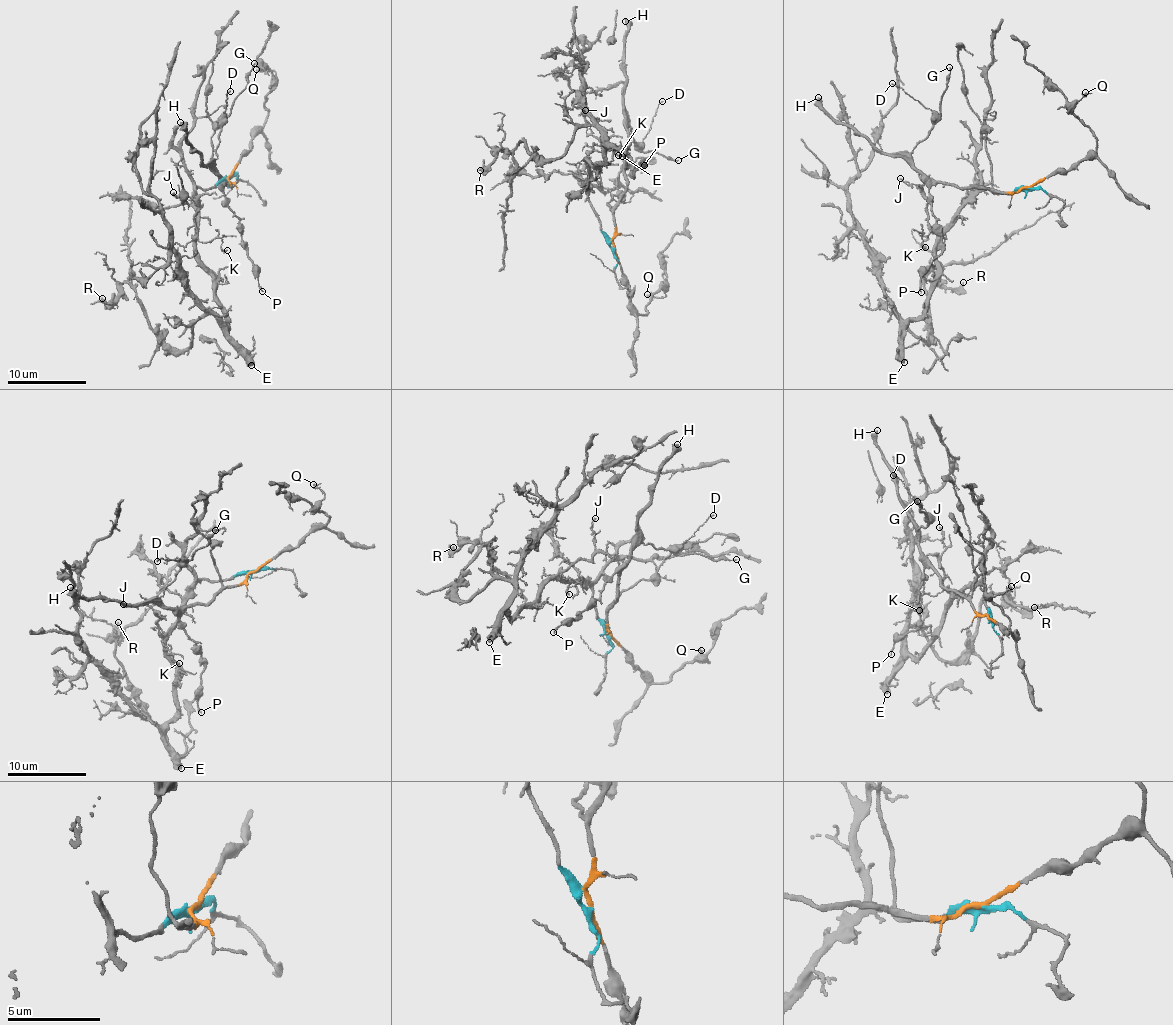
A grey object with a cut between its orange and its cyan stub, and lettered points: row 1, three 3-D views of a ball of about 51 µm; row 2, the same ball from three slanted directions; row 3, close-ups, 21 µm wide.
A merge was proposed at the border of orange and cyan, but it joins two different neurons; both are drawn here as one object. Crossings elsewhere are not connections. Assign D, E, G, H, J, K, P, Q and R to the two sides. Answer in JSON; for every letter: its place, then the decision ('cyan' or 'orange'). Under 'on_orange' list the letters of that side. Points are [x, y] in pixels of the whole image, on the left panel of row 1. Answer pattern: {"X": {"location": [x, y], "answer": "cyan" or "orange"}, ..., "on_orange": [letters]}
{"D": {"location": [230, 91], "answer": "orange"}, "E": {"location": [251, 365], "answer": "cyan"}, "G": {"location": [254, 63], "answer": "orange"}, "H": {"location": [180, 122], "answer": "orange"}, "J": {"location": [173, 192], "answer": "cyan"}, "K": {"location": [227, 250], "answer": "cyan"}, "P": {"location": [262, 291], "answer": "orange"}, "Q": {"location": [256, 69], "answer": "orange"}, "R": {"location": [102, 298], "answer": "cyan"}, "on_orange": ["D", "G", "H", "P", "Q"]}

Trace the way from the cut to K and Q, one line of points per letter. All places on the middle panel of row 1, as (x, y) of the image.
K: (612, 248), (610, 238), (601, 231), (599, 216), (586, 187), (588, 155), (594, 150), (614, 148), (619, 156)
Q: (612, 246), (631, 306), (642, 314), (651, 297), (660, 288), (663, 297), (647, 295)

